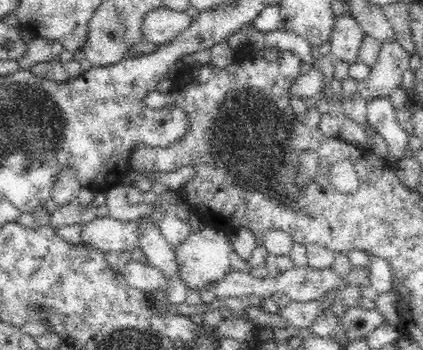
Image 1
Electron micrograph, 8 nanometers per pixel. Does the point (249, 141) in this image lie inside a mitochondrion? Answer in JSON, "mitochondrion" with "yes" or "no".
{"mitochondrion":"yes"}

